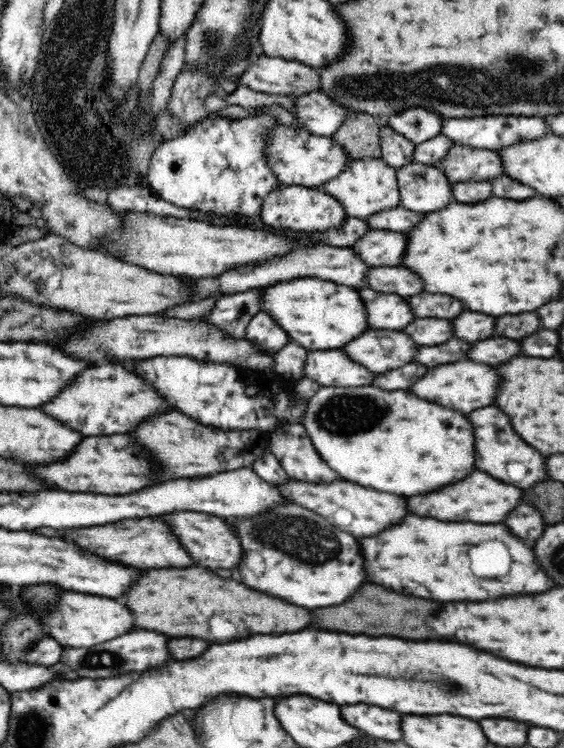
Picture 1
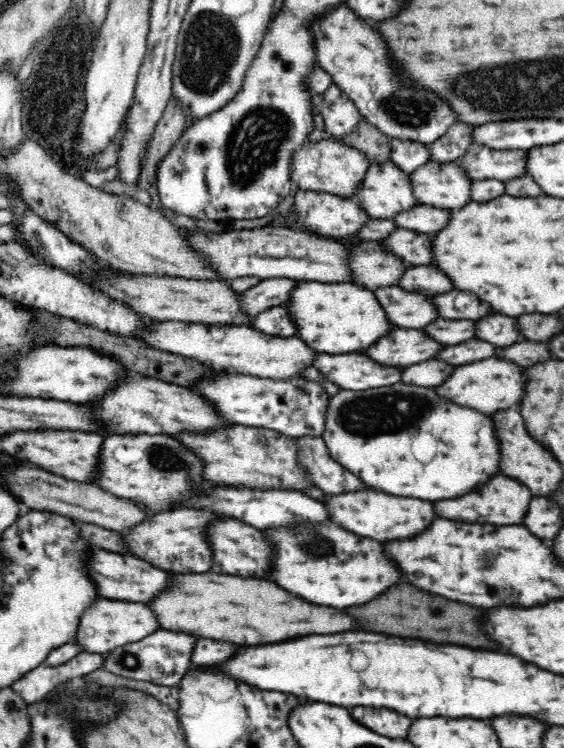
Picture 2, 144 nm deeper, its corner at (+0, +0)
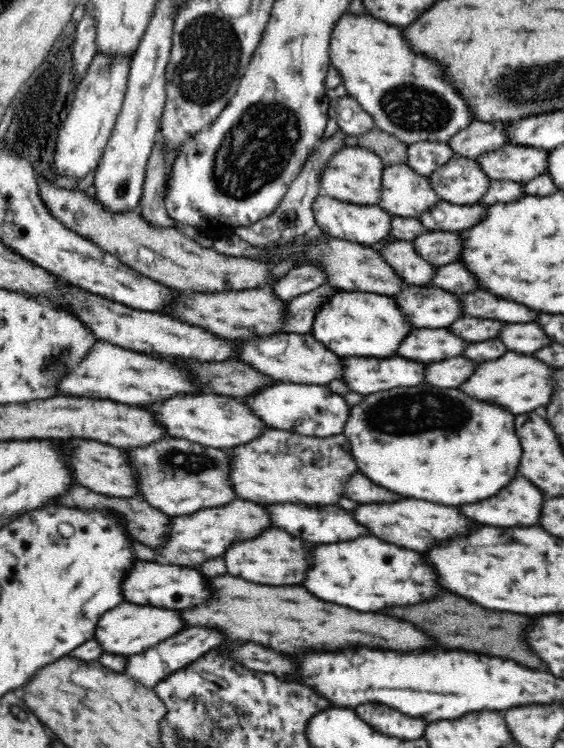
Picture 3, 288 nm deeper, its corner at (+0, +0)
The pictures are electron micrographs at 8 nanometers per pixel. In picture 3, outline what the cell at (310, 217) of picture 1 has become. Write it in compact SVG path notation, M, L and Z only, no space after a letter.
M320 194L314 204L312 204L314 216L316 216L316 224L322 228L324 234L330 234L332 238L340 238L340 240L350 240L354 244L362 244L366 248L370 248L372 244L380 244L384 240L388 240L392 236L392 218L386 210L382 210L380 206L356 206L356 204L348 204L342 202L338 198L330 198L328 194Z

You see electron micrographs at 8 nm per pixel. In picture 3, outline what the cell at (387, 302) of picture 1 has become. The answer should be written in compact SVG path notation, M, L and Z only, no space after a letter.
M408 286L394 300L414 328L450 328L456 320L468 316L464 314L460 294L452 294L440 286Z

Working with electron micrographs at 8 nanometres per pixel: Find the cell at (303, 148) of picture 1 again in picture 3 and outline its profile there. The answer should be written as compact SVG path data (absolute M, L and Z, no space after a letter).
M344 148L338 154L334 154L326 170L322 172L320 178L320 188L322 194L328 194L330 198L338 198L348 204L356 206L378 206L382 200L382 174L384 174L384 162L378 154L370 152L368 148Z

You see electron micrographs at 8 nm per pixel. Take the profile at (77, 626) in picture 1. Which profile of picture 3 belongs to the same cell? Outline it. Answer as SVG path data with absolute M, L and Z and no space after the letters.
M124 602L120 606L116 606L114 610L108 610L100 618L94 634L96 634L96 640L100 642L100 646L108 654L136 656L136 654L144 654L146 650L158 646L160 642L184 632L186 628L188 628L188 624L184 622L184 618L176 610L154 608L154 606L138 606L138 604Z

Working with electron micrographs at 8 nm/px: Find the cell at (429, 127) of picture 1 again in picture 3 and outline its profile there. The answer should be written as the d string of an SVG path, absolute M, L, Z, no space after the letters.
M348 12L340 18L340 24L332 32L330 42L330 62L342 74L342 84L348 90L348 96L358 100L362 108L372 116L378 130L394 134L406 144L420 144L420 142L434 142L434 144L448 144L452 136L460 130L466 130L474 122L474 110L470 108L468 98L452 84L446 76L446 70L434 58L426 54L418 54L412 50L408 40L404 38L402 30L396 26L388 26L386 22L368 16L350 16Z

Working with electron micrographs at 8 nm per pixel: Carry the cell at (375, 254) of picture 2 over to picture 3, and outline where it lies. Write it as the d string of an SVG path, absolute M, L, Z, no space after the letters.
M398 240L386 246L380 254L384 256L384 262L388 262L410 286L430 286L438 272L438 266L430 264L422 254L416 254L410 240Z

